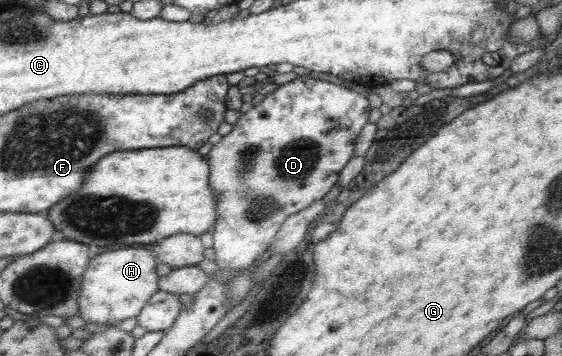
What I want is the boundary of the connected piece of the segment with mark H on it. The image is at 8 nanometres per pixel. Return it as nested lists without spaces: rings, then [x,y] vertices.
[[[145,247],[115,249],[89,258],[78,291],[77,316],[97,325],[113,325],[123,319],[137,317],[149,297],[158,290],[156,262],[154,251]]]

